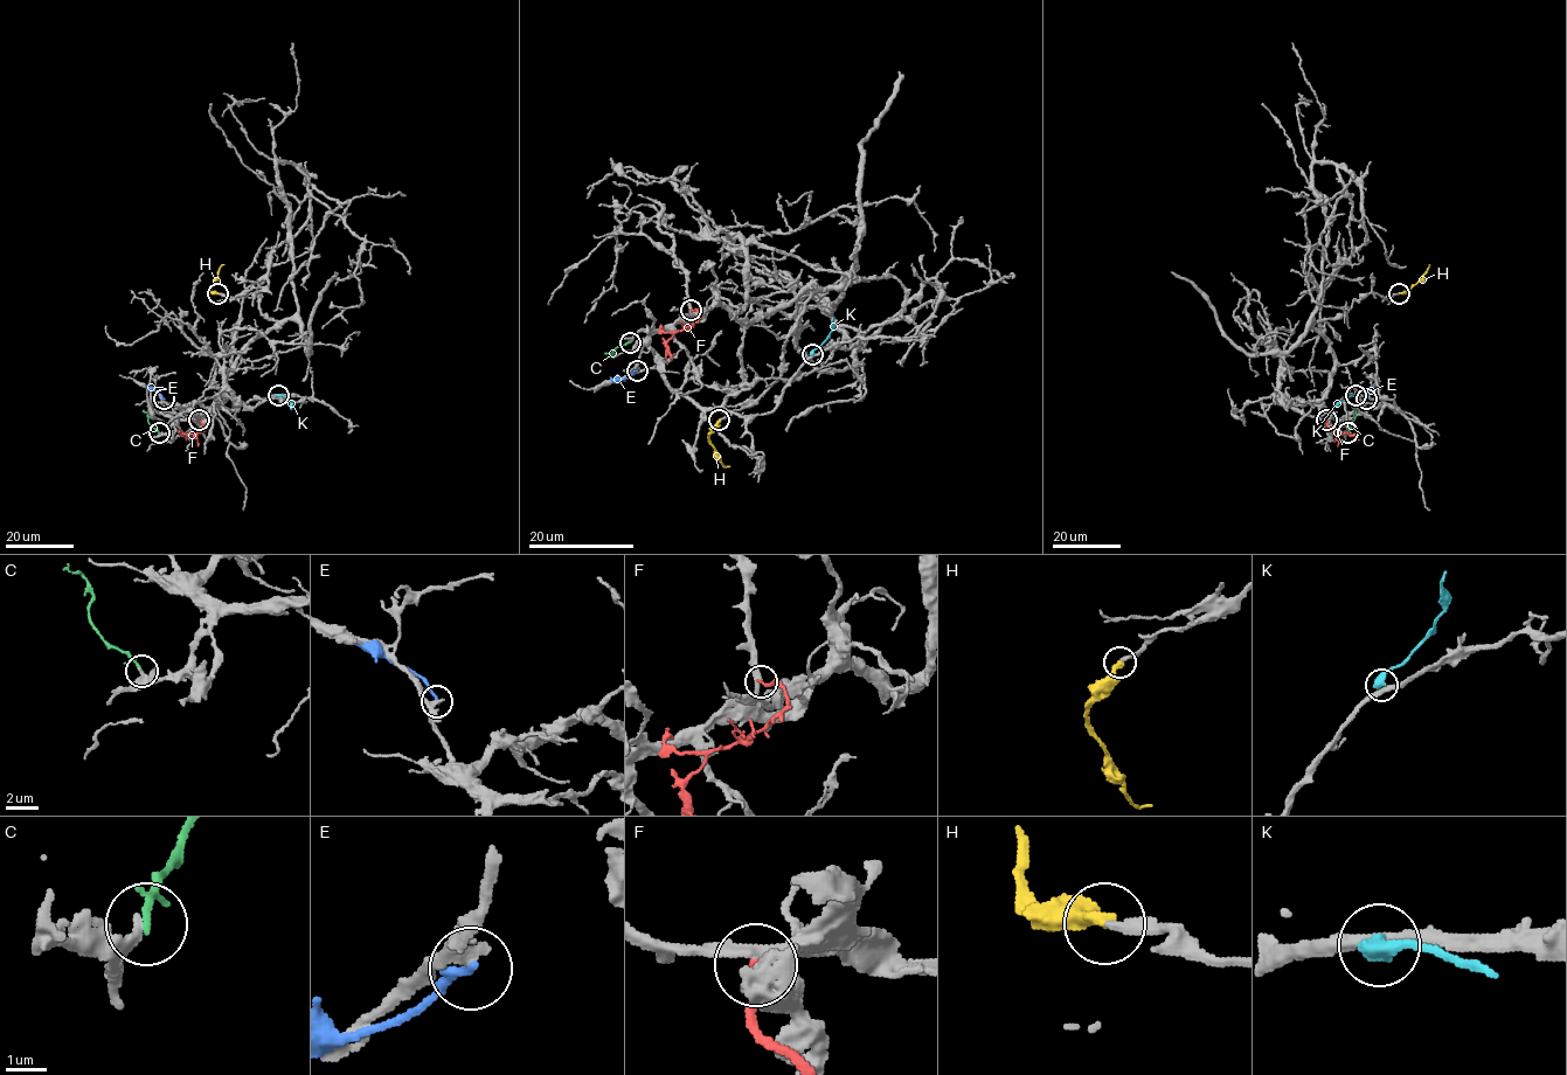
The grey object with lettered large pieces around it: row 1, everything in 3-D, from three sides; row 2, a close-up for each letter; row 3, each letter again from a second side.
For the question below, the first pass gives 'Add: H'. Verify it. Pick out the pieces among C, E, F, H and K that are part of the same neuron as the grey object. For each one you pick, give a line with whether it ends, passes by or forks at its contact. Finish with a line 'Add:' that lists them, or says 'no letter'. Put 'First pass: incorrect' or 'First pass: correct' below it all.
H: it ends there
Add: H
First pass: correct

